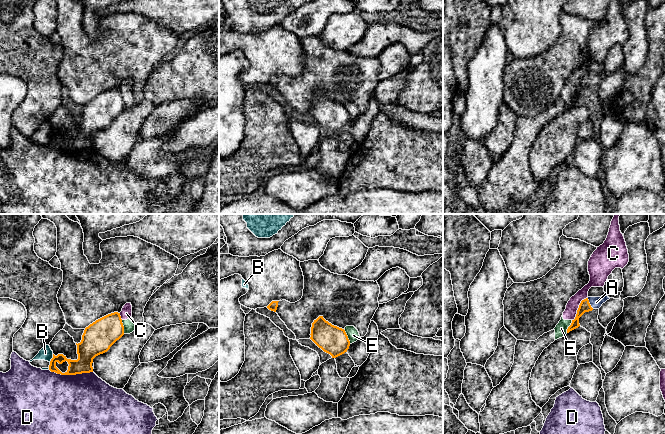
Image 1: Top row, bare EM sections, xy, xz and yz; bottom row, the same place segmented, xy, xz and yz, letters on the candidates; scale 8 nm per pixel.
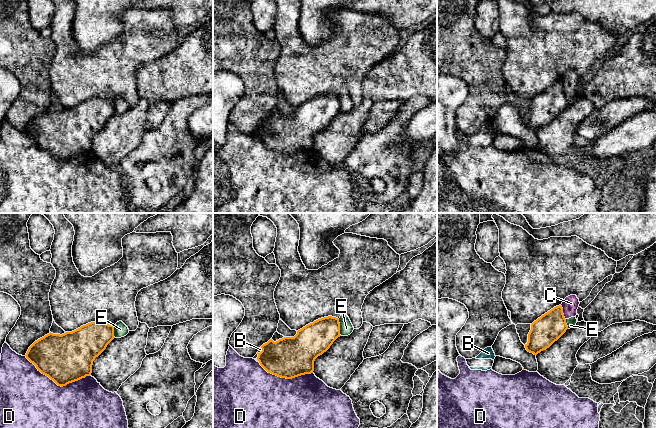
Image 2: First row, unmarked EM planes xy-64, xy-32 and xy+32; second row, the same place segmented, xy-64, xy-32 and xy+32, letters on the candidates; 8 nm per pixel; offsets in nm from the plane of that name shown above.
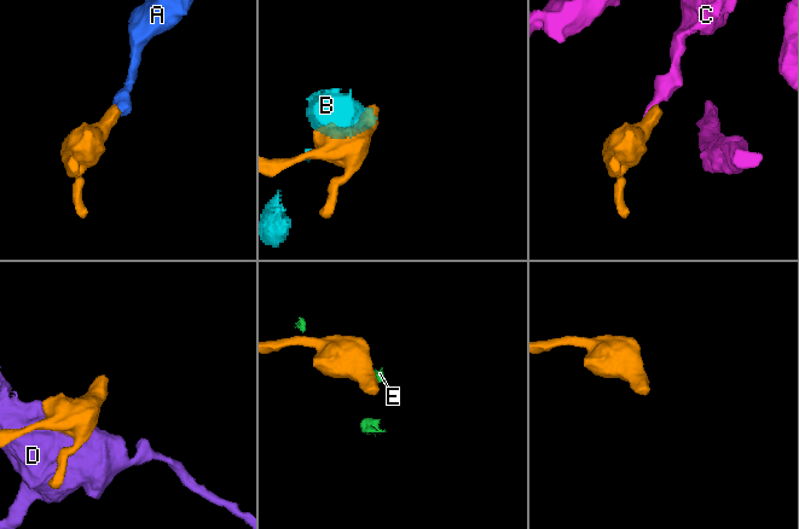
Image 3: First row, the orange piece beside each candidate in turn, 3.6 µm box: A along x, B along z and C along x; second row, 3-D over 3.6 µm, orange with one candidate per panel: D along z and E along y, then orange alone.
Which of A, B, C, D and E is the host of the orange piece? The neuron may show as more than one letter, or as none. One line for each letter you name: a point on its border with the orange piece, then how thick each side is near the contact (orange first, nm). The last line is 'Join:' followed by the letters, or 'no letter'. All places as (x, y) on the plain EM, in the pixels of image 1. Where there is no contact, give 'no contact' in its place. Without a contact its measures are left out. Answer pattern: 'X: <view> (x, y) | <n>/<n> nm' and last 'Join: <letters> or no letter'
A: yz (589, 79) | 90/100 nm
Join: A

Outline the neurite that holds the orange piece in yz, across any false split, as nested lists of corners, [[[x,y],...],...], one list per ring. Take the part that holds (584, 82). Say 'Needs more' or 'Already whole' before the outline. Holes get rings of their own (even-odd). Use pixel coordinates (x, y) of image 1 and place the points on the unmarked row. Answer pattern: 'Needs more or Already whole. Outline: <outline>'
Needs more. Outline: [[[603,71],[601,73],[588,73],[581,77],[579,84],[577,86],[577,90],[574,96],[572,96],[571,101],[567,105],[567,109],[570,107],[578,104],[580,102],[579,100],[579,94],[585,89],[592,87],[593,85],[599,85],[603,79],[605,79],[610,74],[607,71]]]

